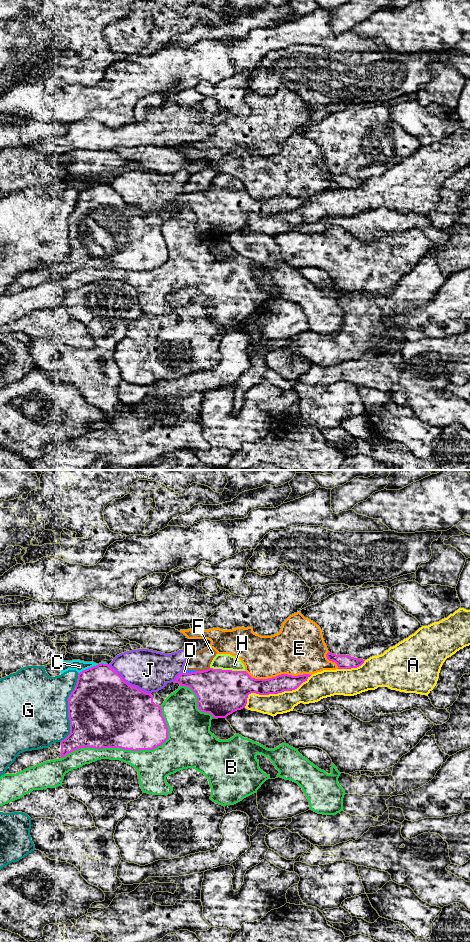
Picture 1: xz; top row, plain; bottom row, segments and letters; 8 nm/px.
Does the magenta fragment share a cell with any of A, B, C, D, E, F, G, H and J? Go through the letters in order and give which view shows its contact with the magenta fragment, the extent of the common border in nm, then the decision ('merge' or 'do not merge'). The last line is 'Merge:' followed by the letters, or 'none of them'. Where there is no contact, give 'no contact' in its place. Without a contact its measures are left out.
A: xz | 600 nm | do not merge
B: xz | 900 nm | do not merge
C: xz | 240 nm | do not merge
D: xz | 110 nm | do not merge
E: xz | 550 nm | do not merge
F: xz | 120 nm | do not merge
G: xz | 550 nm | do not merge
H: xz | 280 nm | do not merge
J: xz | 420 nm | do not merge
Merge: none of them

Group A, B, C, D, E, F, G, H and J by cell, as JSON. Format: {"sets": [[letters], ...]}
{"sets": [["A"], ["B"], ["C"], ["D", "F"], ["E"], ["G"], ["H"], ["J"]]}

